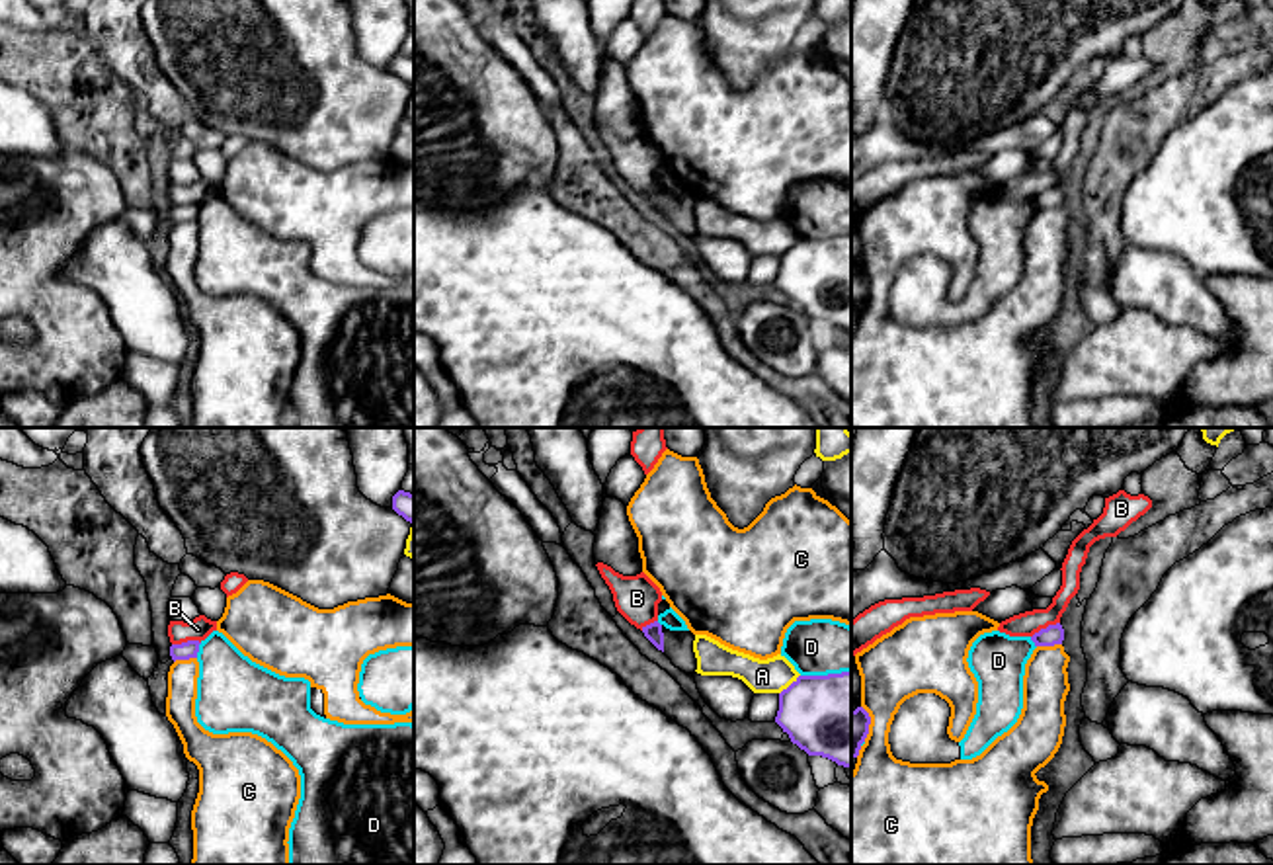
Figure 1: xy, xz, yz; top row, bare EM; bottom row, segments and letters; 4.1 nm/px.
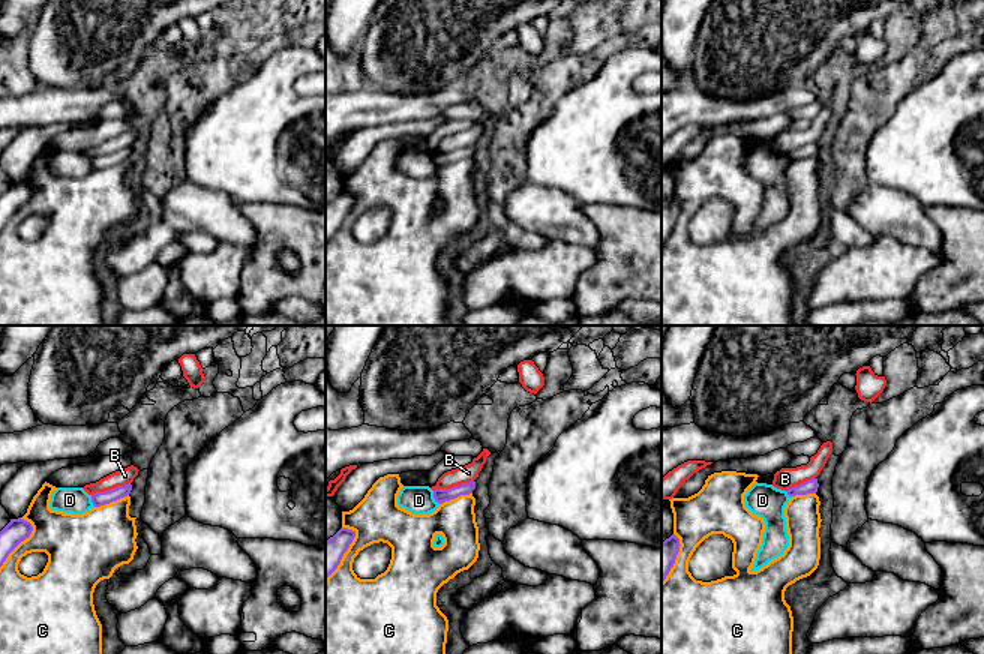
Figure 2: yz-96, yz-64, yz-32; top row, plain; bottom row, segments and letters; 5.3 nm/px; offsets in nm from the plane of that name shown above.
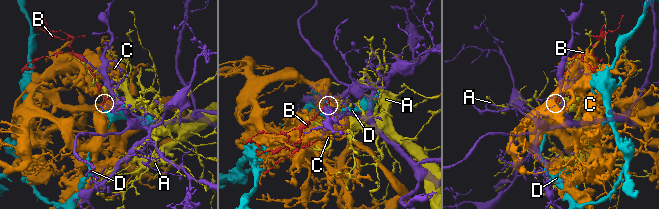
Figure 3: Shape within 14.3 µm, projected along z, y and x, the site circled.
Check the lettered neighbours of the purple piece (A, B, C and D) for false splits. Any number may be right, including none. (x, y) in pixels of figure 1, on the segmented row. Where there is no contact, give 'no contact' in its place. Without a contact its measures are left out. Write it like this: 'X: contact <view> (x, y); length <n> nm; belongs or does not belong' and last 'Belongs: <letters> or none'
A: contact xz (791, 684); length 120 nm; does not belong
B: contact xy (188, 641); length 120 nm; belongs
C: contact yz (1049, 645); length 110 nm; does not belong
D: contact xy (198, 651); length 70 nm; does not belong
Belongs: B

